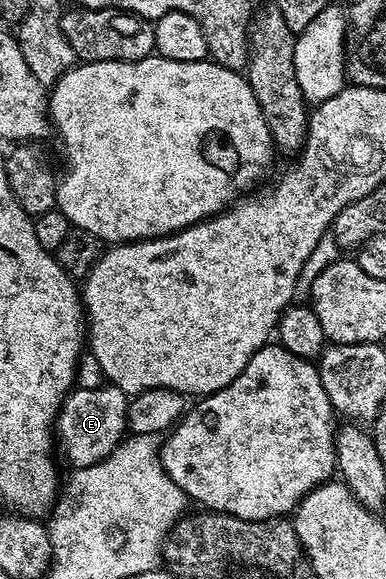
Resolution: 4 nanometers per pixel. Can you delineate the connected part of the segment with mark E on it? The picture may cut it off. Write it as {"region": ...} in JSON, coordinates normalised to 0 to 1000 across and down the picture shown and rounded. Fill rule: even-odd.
{"region":[[[288,667],[244,674],[197,670],[176,679],[145,715],[140,760],[189,810],[272,794],[313,767],[332,746],[334,696],[337,686],[313,670]]]}

